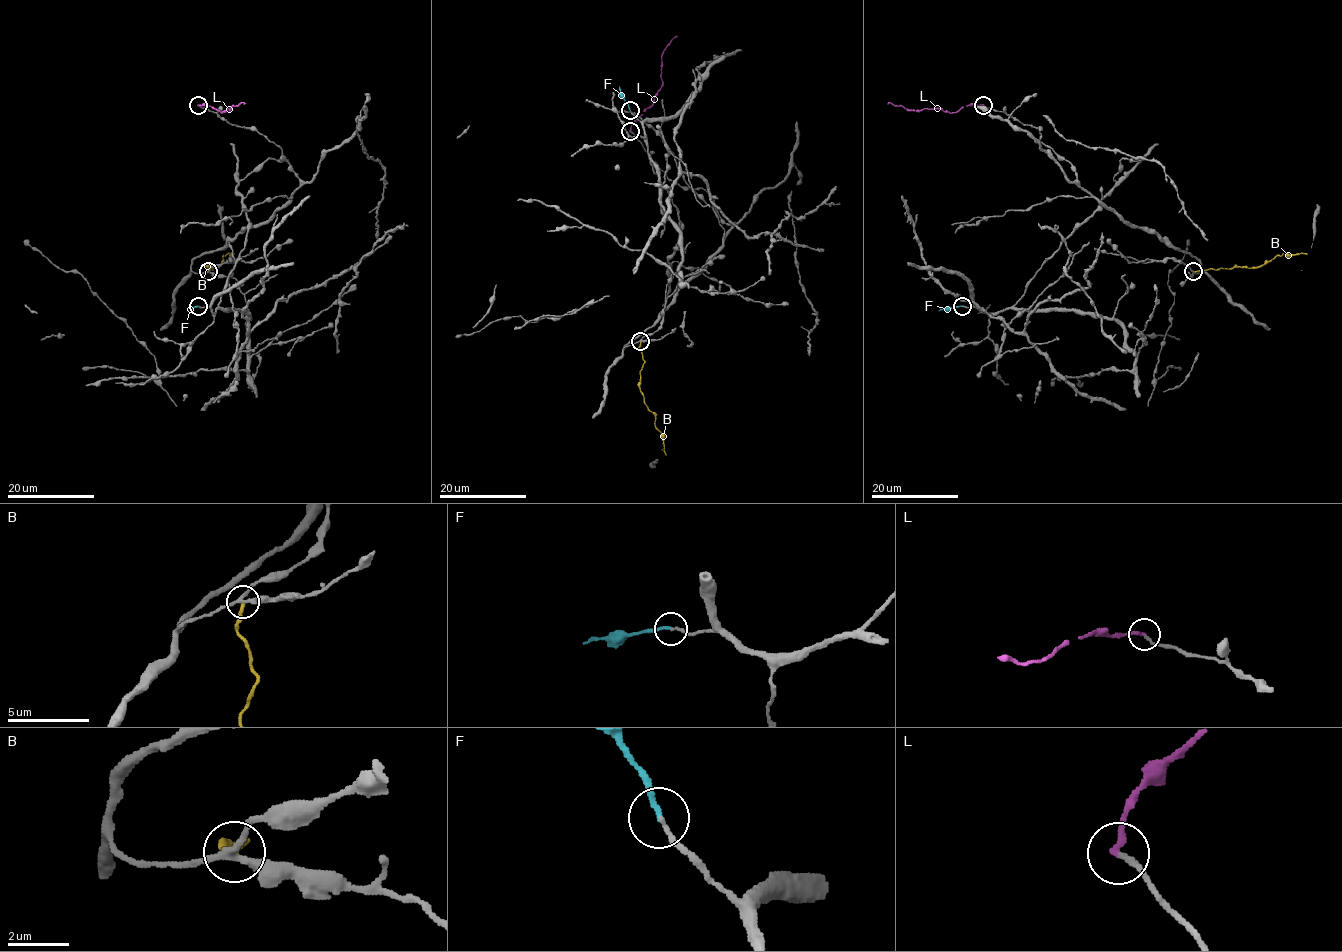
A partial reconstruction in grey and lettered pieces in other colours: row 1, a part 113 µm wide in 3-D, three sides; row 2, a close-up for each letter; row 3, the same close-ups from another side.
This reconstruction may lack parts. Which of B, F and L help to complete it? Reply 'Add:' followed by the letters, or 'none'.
Add: F

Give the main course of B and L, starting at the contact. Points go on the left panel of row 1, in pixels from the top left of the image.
B: (208, 271), (213, 269), (207, 266), (214, 268), (222, 261), (223, 256), (233, 253)
L: (198, 105), (211, 106), (221, 113), (245, 103)

